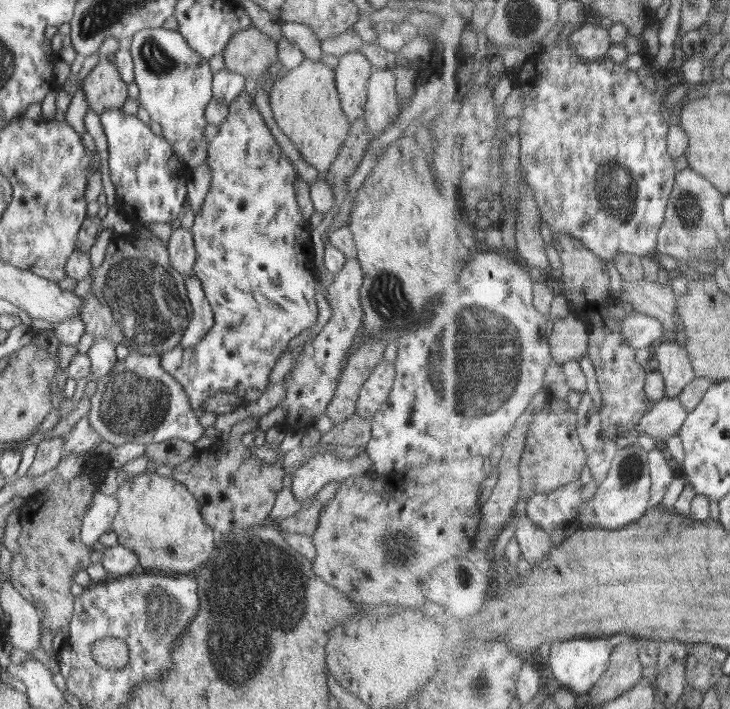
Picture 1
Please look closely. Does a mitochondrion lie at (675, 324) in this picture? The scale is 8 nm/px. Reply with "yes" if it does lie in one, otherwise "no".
no

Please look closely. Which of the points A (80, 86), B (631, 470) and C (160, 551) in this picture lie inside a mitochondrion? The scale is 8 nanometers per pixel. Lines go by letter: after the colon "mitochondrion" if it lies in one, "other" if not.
A: other
B: mitochondrion
C: mitochondrion

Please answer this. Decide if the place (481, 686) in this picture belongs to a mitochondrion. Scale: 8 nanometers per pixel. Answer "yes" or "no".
yes

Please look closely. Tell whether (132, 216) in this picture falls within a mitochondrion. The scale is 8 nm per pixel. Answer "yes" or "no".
no

